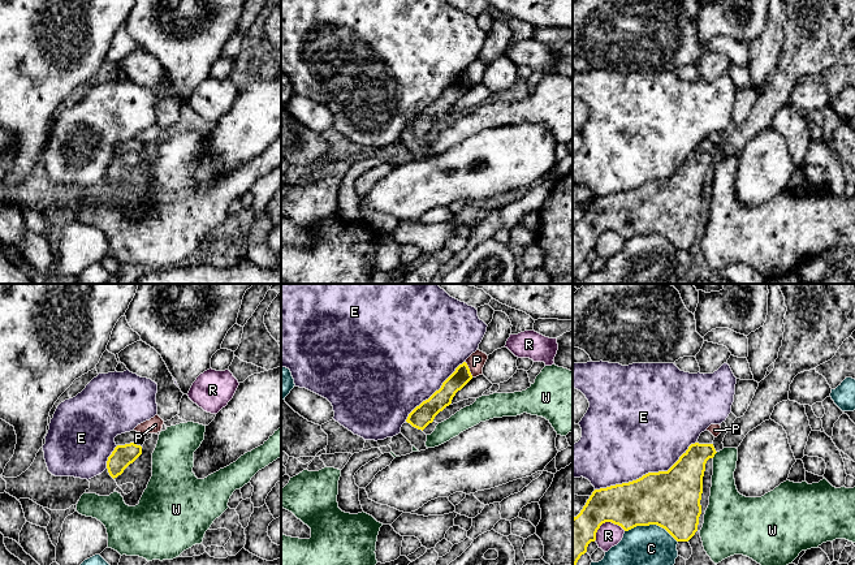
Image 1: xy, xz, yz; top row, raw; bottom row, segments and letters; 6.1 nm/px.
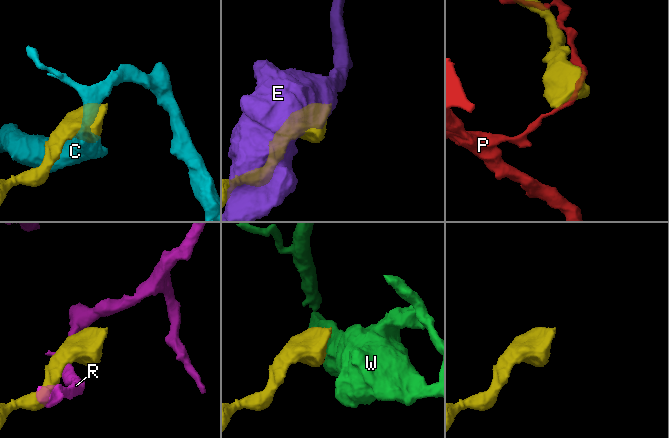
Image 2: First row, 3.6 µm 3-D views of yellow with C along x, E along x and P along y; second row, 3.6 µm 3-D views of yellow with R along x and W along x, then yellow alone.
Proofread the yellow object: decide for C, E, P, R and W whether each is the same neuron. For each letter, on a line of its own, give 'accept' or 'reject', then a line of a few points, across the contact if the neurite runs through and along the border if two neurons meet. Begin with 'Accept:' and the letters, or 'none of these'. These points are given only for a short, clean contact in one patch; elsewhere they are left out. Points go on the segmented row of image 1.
Accept: none of these
C: reject
E: reject
P: reject
R: reject
W: reject

